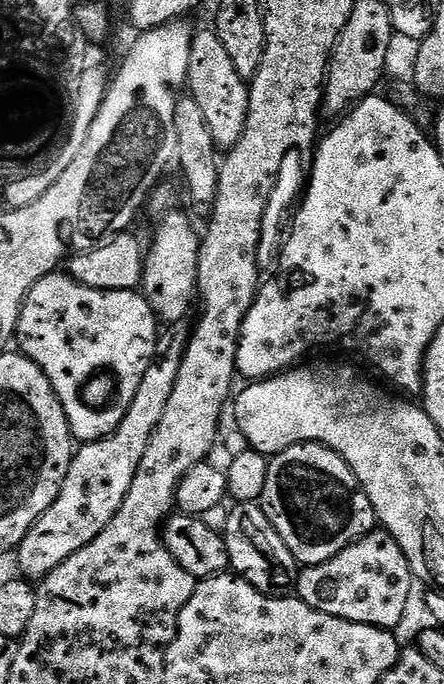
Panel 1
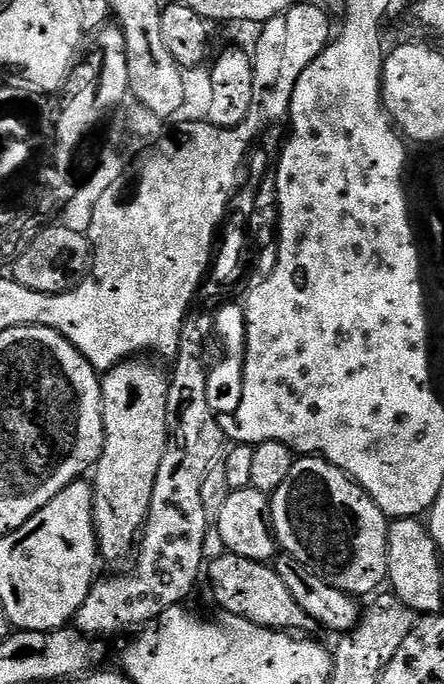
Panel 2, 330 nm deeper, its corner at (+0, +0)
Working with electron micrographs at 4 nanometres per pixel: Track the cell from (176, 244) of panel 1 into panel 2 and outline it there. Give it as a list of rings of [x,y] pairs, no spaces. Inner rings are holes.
[[[129,358],[103,373],[100,382],[102,410],[104,411],[104,449],[94,469],[94,522],[96,543],[101,557],[124,560],[133,555],[154,494],[154,478],[158,466],[168,449],[168,381],[160,368],[155,368],[148,358]]]

